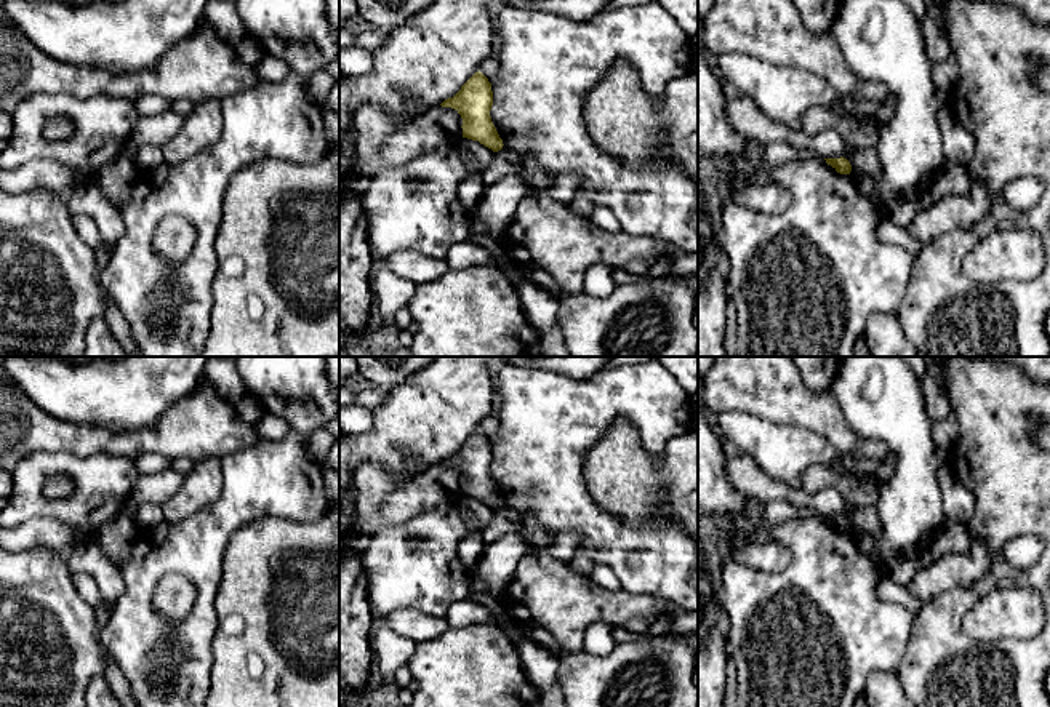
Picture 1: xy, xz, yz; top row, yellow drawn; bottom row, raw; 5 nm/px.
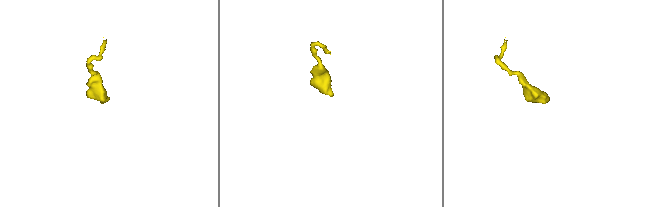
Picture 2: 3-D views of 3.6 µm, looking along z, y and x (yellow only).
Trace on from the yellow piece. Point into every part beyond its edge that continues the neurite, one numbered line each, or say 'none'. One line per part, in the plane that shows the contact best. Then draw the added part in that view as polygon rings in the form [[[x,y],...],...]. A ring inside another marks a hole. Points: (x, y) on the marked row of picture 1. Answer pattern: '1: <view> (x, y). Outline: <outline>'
none

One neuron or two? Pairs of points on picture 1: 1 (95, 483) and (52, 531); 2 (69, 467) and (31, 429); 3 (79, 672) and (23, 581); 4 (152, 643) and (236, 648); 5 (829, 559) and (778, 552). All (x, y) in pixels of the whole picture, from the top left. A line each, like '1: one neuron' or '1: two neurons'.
1: two neurons
2: two neurons
3: one neuron
4: two neurons
5: two neurons

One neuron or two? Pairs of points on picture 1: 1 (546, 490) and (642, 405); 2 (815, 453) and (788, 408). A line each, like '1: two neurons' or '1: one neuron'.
1: one neuron
2: two neurons

